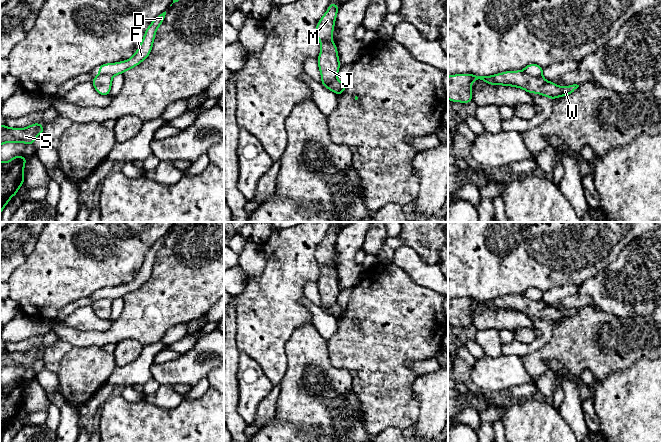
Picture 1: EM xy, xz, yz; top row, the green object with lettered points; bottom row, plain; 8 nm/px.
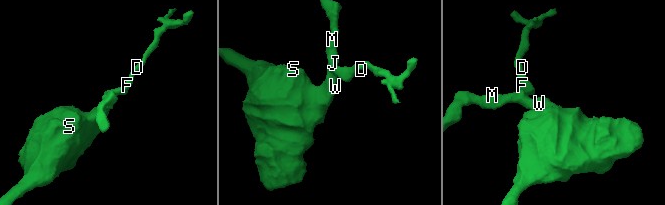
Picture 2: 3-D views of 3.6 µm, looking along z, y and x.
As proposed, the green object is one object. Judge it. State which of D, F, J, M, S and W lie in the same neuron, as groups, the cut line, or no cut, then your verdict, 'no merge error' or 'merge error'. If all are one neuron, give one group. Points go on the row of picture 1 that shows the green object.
D F / J M S W; cut in yz along (524, 69), (533, 76), (541, 76); merge error

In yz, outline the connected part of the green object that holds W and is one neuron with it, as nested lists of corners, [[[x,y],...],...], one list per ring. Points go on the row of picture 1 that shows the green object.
[[[525,70],[506,71],[493,76],[480,76],[473,74],[456,74],[448,76],[448,99],[452,102],[469,103],[473,101],[471,86],[475,79],[485,81],[491,85],[514,86],[530,93],[538,93],[554,100],[557,97],[567,96],[574,92],[579,85],[557,86],[541,77],[533,77]]]

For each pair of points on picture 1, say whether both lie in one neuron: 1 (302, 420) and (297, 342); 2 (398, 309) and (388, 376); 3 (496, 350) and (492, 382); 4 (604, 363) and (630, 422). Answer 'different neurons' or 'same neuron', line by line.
1: same neuron
2: same neuron
3: different neurons
4: different neurons

